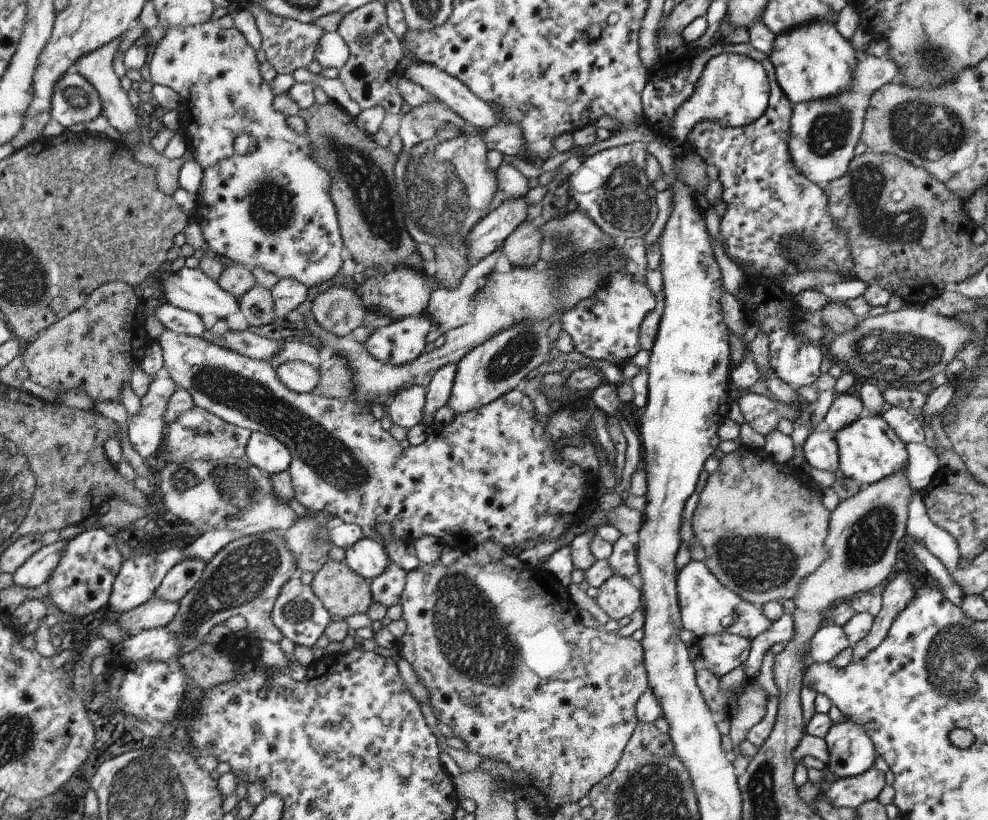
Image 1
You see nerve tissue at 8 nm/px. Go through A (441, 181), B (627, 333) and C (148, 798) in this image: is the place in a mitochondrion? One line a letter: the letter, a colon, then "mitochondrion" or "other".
A: mitochondrion
B: other
C: mitochondrion

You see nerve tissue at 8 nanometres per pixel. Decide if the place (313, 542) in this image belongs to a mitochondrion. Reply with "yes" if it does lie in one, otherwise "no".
yes

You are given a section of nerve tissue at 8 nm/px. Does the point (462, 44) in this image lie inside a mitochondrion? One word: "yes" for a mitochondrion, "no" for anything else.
no

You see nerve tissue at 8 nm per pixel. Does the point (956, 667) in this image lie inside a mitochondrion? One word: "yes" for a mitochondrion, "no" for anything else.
yes

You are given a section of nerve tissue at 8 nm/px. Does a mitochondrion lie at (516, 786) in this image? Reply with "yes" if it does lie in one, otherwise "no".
no

